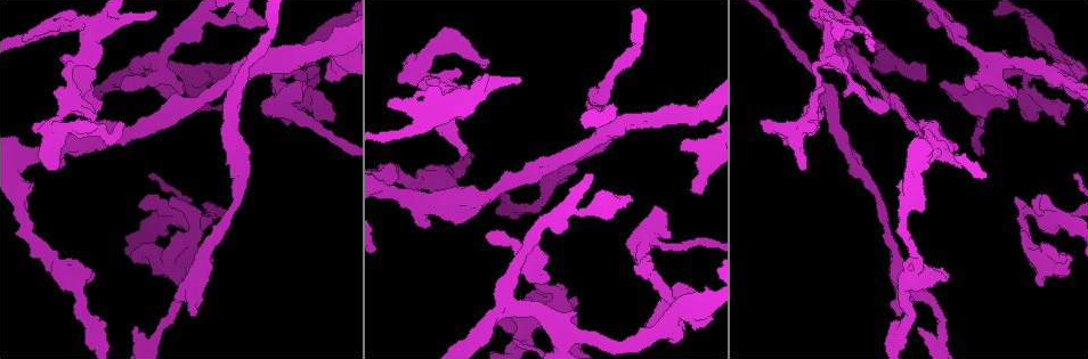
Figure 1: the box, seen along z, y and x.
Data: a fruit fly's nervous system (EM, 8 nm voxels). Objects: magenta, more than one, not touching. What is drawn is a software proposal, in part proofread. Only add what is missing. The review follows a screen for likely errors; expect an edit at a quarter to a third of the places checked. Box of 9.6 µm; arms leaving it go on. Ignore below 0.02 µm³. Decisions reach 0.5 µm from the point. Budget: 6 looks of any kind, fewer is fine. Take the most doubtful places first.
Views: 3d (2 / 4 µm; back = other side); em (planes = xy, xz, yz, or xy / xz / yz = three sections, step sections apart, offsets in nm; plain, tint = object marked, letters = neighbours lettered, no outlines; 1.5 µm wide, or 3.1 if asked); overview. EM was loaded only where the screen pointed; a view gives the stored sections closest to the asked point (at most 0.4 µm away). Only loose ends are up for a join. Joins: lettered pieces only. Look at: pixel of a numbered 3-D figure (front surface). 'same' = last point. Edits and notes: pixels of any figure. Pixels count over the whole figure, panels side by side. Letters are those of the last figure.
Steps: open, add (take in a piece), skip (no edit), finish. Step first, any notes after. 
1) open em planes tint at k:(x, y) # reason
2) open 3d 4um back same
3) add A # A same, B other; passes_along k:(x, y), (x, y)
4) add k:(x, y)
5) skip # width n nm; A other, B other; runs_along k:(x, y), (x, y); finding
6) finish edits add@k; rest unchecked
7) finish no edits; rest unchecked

open em planes tint at 1:(682, 150) # thick end

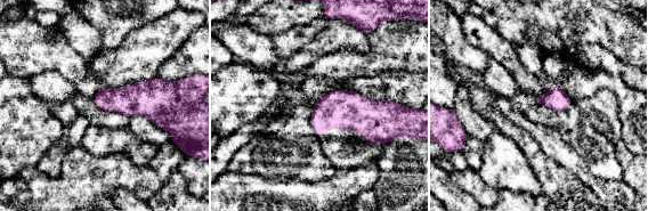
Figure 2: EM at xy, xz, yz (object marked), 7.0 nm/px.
open em planes letters same

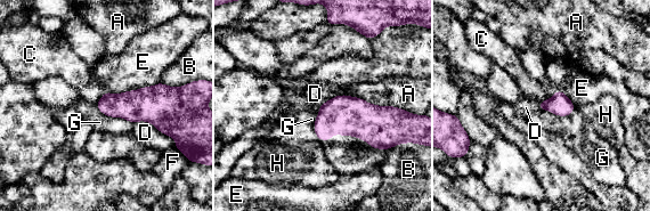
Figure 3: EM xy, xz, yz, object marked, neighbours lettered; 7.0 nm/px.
skip # A other, B other, C other, D other, E other, F other, G other, H other; border 3:(160, 81), (120, 92), (105, 91); no lettered piece goes on from it

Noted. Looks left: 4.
open em planes letters at 1:(895, 316) # branch stops here

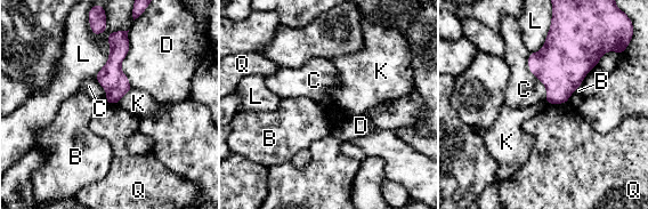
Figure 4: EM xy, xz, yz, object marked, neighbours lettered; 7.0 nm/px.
skip # B other, C other, D other, K other, L other, Q other; border 4:(566, 102), (547, 104); no lettered piece goes on from it

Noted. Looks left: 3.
open em planes tint at 1:(59, 165) # branch stops here

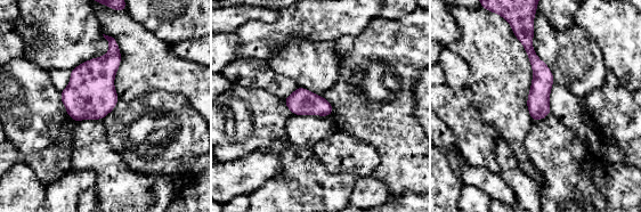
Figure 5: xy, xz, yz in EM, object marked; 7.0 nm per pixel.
open em planes letters same

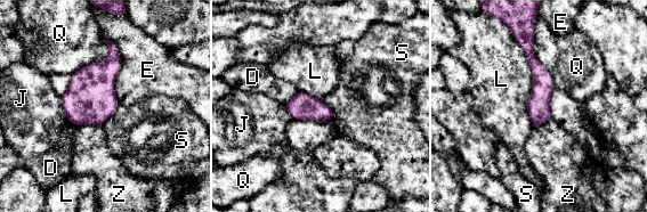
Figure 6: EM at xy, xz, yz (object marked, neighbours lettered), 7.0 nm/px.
skip # width 140 nm; longest_contact L 650 nm; D other, E other, J other, L other, Q other, S other, Z other; no lettered piece goes on from it

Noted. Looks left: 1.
finish no edits; rest unchecked

